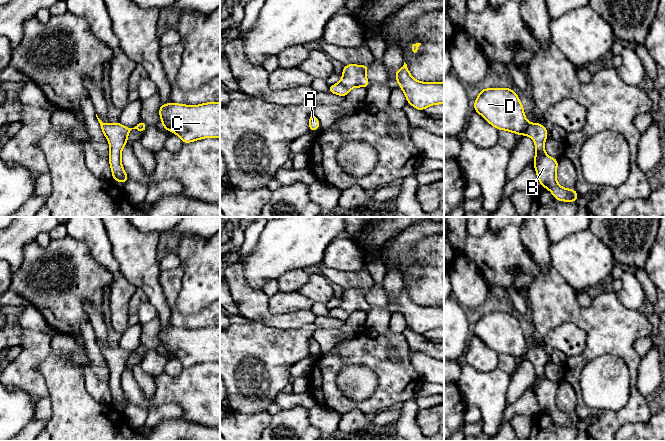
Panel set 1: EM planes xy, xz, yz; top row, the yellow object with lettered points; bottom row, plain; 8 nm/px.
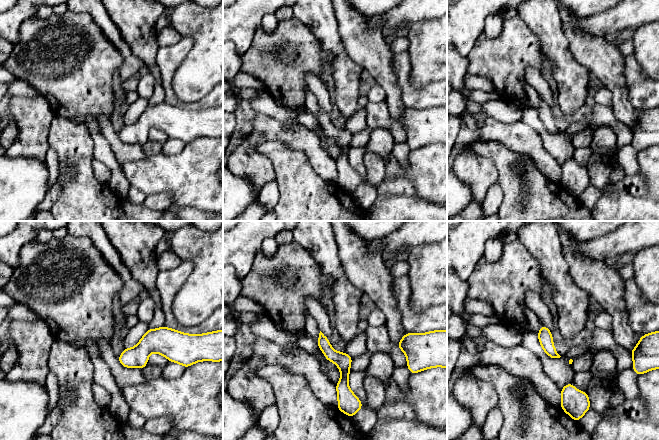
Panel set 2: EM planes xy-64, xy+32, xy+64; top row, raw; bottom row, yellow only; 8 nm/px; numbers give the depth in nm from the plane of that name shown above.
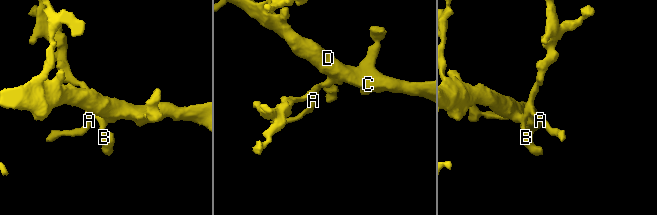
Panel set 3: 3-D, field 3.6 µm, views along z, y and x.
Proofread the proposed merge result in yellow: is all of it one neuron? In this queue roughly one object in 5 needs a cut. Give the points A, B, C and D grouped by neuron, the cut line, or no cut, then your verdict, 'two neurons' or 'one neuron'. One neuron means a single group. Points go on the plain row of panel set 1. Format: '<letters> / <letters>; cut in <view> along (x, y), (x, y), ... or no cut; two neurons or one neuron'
A B C D; no cut; one neuron

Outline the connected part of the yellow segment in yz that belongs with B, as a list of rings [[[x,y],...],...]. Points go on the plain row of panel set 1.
[[[510,311],[482,312],[473,334],[498,354],[530,360],[536,370],[534,392],[541,410],[547,412],[558,425],[576,426],[579,420],[576,414],[563,412],[557,406],[558,383],[549,381],[544,374],[548,355],[542,348],[526,344],[522,327]]]

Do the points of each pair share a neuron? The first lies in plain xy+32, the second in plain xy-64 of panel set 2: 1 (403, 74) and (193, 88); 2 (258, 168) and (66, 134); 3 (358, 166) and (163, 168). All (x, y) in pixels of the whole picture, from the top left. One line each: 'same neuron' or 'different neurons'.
1: different neurons
2: different neurons
3: same neuron

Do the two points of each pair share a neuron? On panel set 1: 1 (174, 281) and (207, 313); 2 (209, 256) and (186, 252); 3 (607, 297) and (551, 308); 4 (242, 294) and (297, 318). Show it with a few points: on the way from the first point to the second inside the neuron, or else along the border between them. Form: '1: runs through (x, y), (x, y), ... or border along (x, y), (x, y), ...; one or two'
1: runs through (172, 297), (174, 311), (182, 319), (191, 319); one
2: runs through (203, 256), (192, 252); one
3: runs through (593, 311), (572, 312), (565, 308); one
4: runs through (256, 308), (269, 320), (283, 320); one

